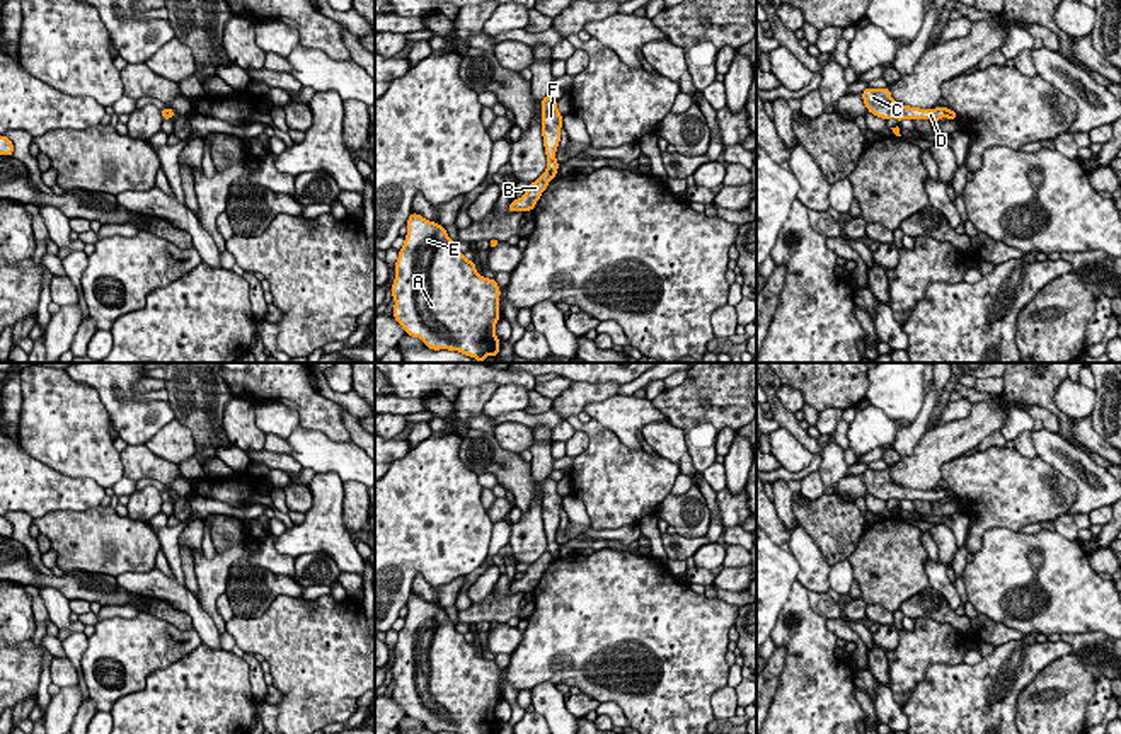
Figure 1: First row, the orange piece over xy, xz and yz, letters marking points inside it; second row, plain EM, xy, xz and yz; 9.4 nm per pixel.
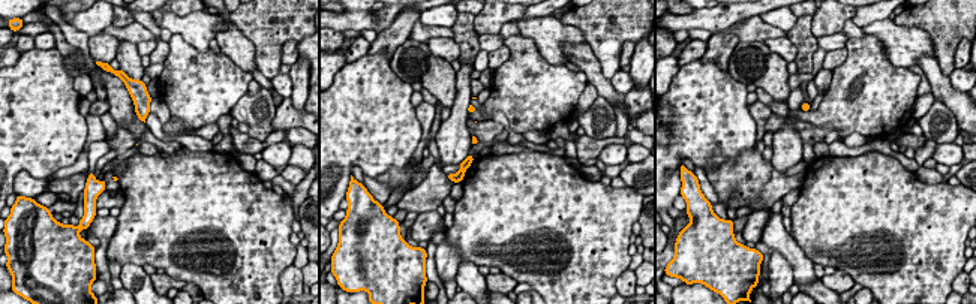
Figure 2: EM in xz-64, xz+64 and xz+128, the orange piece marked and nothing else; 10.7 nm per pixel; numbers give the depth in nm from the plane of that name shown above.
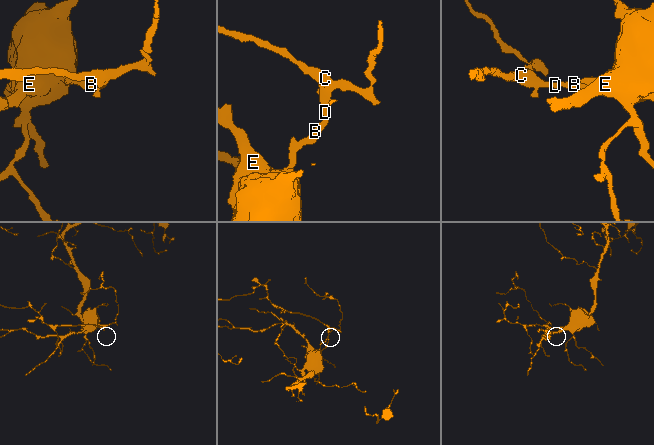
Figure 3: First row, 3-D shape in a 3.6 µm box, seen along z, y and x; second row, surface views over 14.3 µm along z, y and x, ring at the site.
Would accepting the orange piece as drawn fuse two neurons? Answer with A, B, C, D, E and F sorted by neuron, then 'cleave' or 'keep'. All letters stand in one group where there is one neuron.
A B E / C D F; cleave

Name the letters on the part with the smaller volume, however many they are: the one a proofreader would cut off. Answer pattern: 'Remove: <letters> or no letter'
Remove: C, D, F

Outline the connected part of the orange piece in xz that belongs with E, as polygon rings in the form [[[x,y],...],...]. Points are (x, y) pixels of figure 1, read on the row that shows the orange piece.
[[[411,213],[405,225],[409,232],[390,288],[395,320],[433,351],[458,351],[480,363],[497,356],[501,290],[496,279],[479,276],[474,261],[455,249],[436,221]]]

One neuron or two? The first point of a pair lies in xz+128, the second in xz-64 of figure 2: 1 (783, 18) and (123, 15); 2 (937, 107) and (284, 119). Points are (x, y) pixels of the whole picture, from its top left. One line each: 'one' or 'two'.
1: two
2: two

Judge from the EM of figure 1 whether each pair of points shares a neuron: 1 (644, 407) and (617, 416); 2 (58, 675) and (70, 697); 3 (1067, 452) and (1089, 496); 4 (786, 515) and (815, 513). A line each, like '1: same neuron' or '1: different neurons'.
1: same neuron
2: different neurons
3: same neuron
4: different neurons

